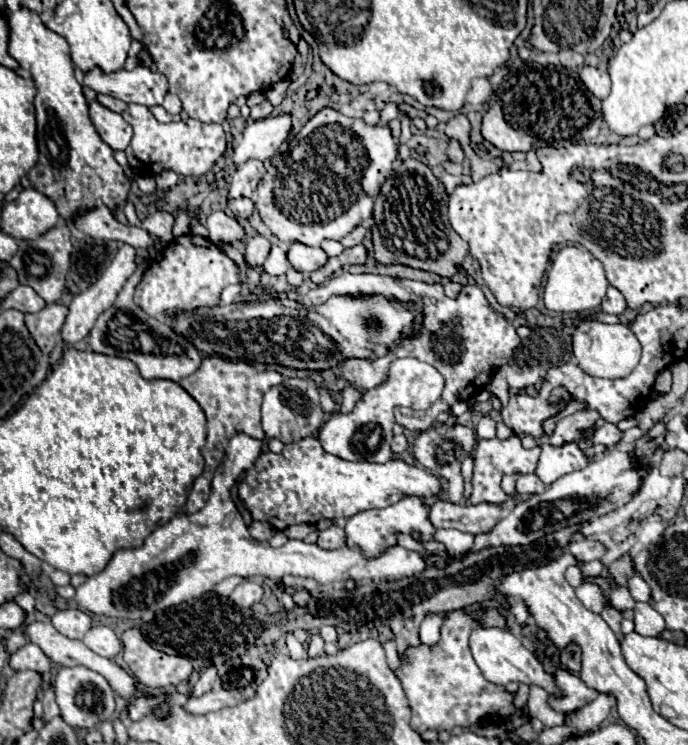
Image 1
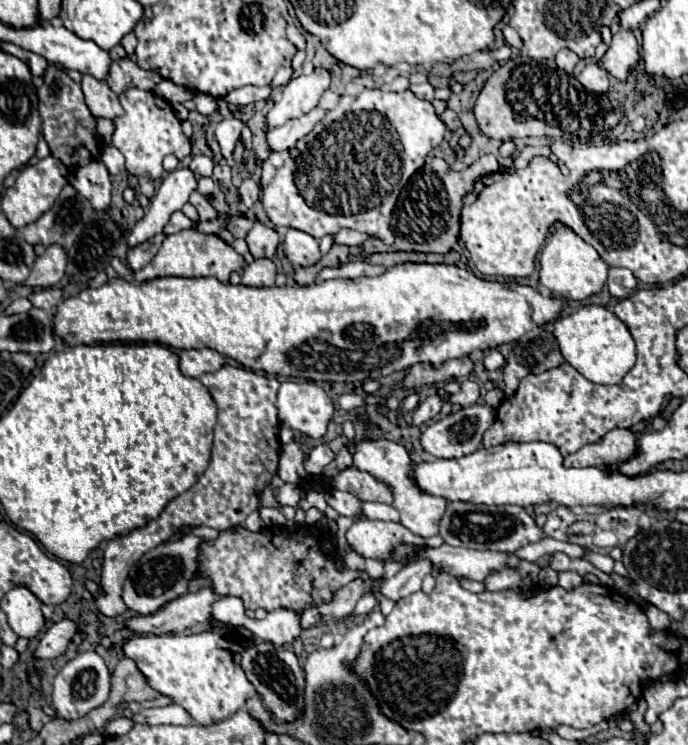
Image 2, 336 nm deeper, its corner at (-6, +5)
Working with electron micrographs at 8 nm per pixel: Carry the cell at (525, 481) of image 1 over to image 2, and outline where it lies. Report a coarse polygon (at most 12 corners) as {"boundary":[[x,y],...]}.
{"boundary":[[608,431],[564,459],[564,467],[606,467],[630,459],[636,435]]}

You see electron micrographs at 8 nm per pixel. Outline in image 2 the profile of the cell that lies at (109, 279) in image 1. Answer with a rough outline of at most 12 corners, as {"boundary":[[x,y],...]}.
{"boundary":[[176,169],[158,187],[128,247],[162,233],[196,189],[190,169]]}

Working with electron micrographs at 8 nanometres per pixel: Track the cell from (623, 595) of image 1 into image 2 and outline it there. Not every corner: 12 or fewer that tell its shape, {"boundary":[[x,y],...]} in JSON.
{"boundary":[[586,553],[600,571],[612,573],[614,561],[608,555]]}

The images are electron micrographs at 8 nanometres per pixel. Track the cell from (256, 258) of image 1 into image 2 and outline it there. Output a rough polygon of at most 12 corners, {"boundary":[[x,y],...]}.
{"boundary":[[252,259],[242,273],[242,285],[272,287],[272,259]]}

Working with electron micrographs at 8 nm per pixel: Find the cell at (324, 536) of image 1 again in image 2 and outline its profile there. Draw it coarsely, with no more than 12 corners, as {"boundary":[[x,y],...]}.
{"boundary":[[356,521],[348,543],[364,557],[388,559],[398,543],[438,547],[392,521]]}

